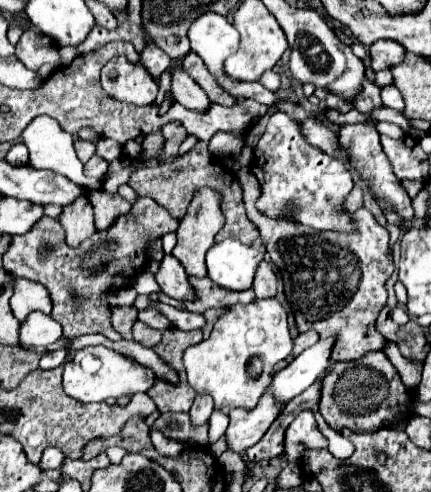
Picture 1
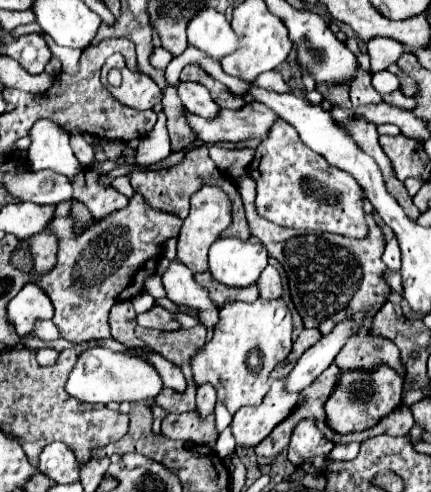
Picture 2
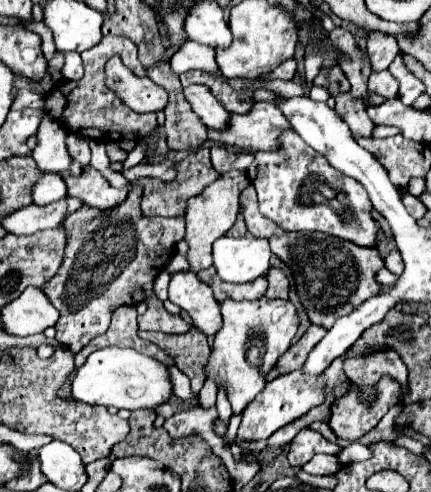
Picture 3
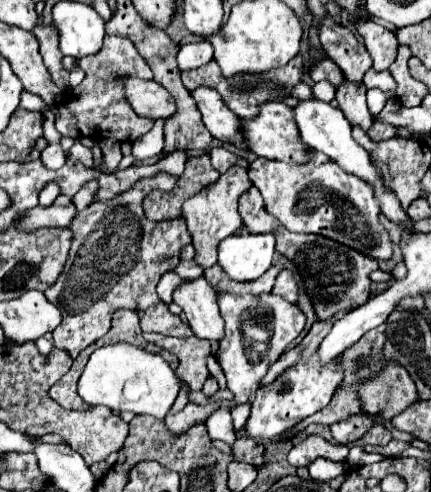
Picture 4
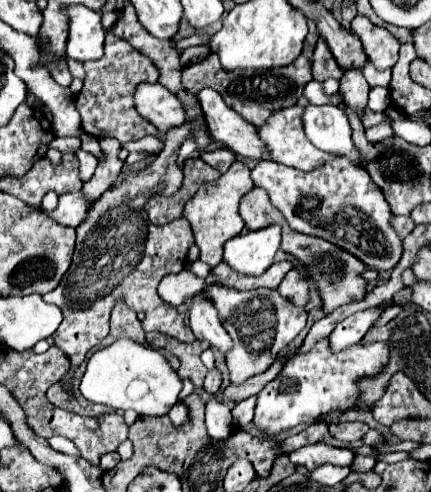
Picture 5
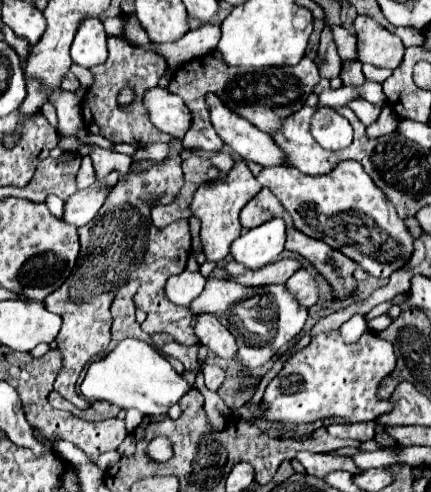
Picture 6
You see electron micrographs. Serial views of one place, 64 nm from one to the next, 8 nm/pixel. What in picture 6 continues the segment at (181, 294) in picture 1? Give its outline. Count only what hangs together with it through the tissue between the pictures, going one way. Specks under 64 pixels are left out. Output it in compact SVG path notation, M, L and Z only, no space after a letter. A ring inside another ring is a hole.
M196 314L194 316L194 332L198 340L208 346L220 358L234 358L236 354L236 340L234 336L214 318L212 314Z

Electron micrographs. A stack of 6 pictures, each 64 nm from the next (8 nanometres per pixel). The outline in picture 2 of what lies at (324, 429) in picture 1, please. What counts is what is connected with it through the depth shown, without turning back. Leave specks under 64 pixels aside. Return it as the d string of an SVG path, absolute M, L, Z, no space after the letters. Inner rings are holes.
M348 442L348 444L334 444L330 456L334 460L352 460L358 454L358 442Z

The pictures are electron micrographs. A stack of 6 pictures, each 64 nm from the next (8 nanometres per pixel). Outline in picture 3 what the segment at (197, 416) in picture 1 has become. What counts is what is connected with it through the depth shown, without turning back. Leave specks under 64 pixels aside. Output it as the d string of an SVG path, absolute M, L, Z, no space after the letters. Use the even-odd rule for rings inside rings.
M206 380L200 394L198 394L198 402L202 408L212 408L216 404L216 392L218 392L218 386L216 382L212 380Z

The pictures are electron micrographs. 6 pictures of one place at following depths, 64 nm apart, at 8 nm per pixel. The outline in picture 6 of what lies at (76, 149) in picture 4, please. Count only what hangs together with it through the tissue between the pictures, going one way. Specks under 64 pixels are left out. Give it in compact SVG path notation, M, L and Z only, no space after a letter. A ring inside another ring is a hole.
M82 156L82 166L80 166L80 172L76 176L76 182L78 182L78 188L88 188L90 184L94 184L96 180L96 172L94 172L94 164L90 160L90 156Z

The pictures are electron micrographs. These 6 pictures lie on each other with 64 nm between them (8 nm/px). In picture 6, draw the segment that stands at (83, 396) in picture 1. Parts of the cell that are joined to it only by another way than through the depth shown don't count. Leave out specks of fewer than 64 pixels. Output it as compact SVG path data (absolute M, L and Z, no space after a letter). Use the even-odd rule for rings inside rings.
M134 338L122 340L104 358L94 360L86 370L84 382L80 384L80 392L86 400L106 400L124 410L136 408L146 416L164 416L168 408L174 406L188 390L190 386L186 380L152 344Z

